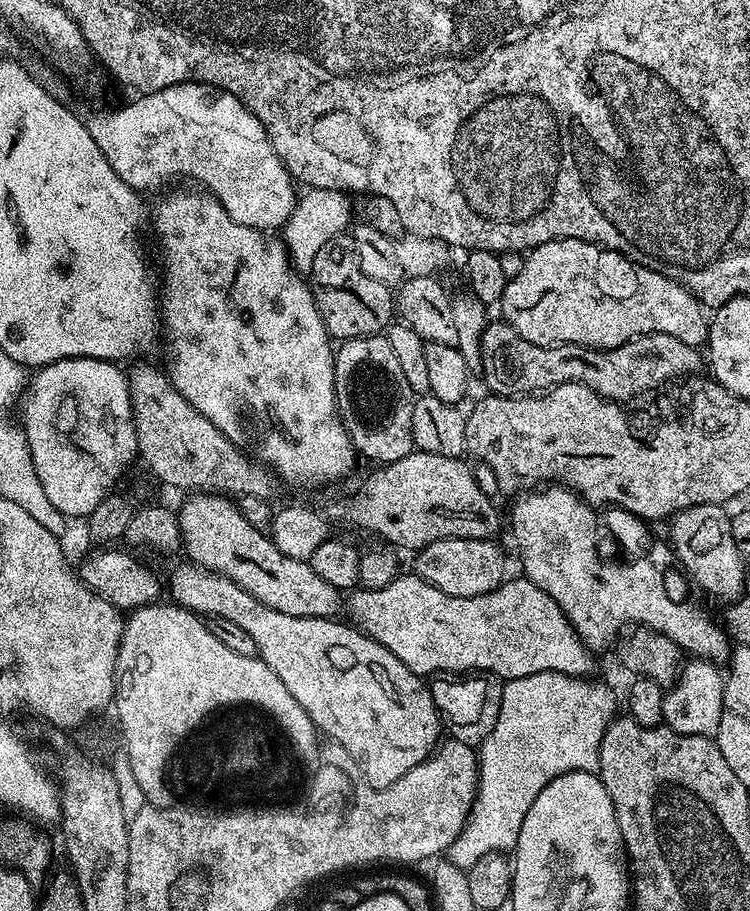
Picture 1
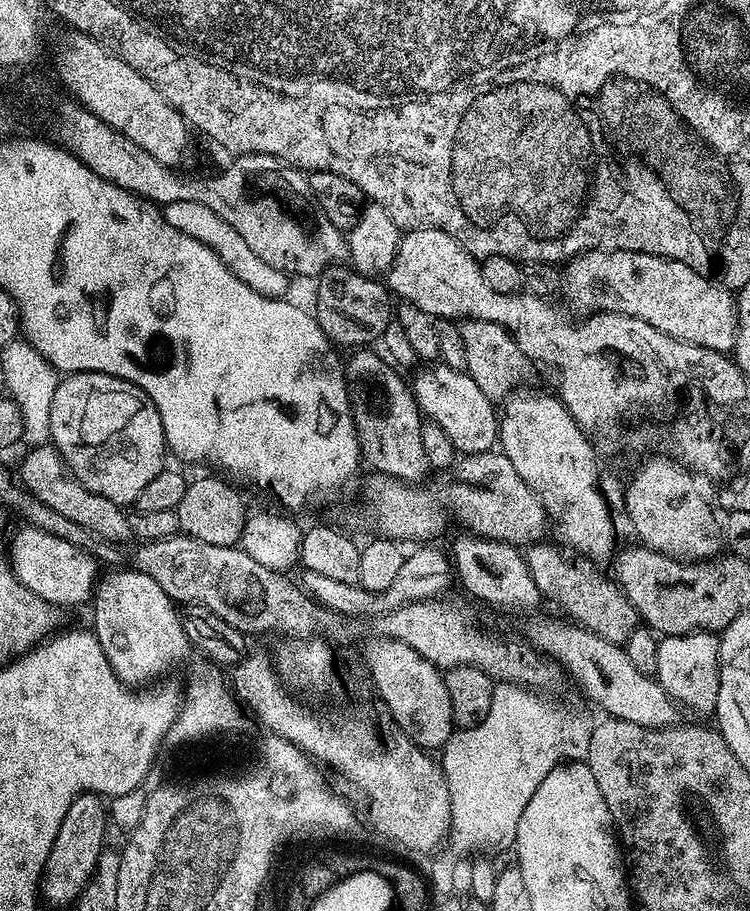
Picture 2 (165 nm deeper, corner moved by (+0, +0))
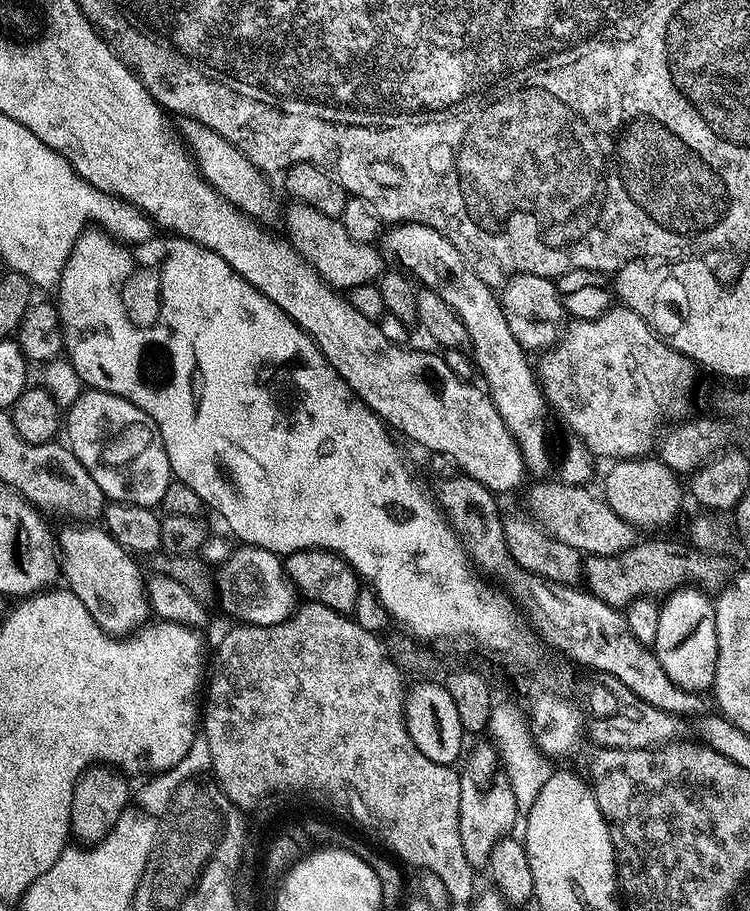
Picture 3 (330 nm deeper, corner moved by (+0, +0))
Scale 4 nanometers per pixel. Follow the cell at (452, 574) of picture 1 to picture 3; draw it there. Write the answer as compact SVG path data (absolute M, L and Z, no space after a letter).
M245 544L232 551L229 560L219 565L218 572L218 592L220 588L225 604L237 616L237 621L274 626L289 620L297 611L297 587L288 576L283 559L275 552Z

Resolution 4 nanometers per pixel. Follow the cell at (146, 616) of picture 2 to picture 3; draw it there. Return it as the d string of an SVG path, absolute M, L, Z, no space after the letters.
M68 526L64 533L59 533L58 551L62 557L63 579L68 579L67 591L76 595L82 606L90 610L94 622L98 622L102 631L107 632L109 636L128 638L149 623L150 609L145 573L140 573L140 568L136 565L137 557L122 547L103 527Z

